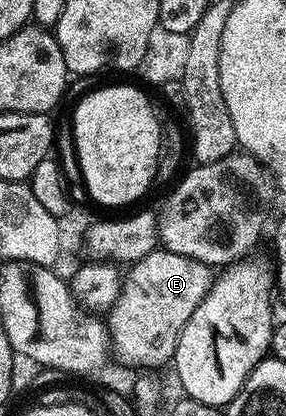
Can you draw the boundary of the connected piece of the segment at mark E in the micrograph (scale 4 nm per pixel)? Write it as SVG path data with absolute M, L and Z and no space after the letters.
M164 248L153 249L144 259L133 262L125 270L122 277L120 295L108 314L108 341L112 346L112 353L119 357L126 365L138 369L134 371L154 371L165 363L173 362L174 352L178 346L180 335L192 319L192 311L200 307L204 295L208 295L212 284L211 266L200 263L196 259L188 259L184 255L176 255Z

